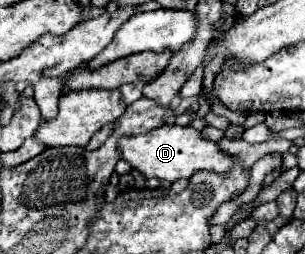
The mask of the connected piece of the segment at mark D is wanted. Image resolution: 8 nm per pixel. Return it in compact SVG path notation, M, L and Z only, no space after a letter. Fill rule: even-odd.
M177 124L159 126L147 134L119 138L119 154L145 178L157 178L157 180L167 180L167 182L189 178L195 170L211 170L211 172L221 174L231 168L231 156L221 152L215 142L203 140L201 134L193 130L191 126L183 128Z

